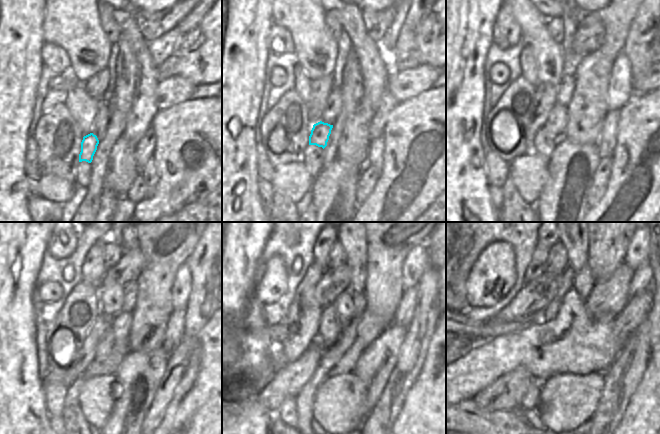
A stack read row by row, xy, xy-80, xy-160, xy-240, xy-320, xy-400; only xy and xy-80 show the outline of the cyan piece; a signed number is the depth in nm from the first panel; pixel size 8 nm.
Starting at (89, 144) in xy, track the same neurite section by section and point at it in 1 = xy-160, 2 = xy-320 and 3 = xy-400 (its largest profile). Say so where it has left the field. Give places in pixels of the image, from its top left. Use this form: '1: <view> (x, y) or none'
1: xy-160 (556, 123)
2: xy-320 (359, 301)
3: xy-400 (585, 281)

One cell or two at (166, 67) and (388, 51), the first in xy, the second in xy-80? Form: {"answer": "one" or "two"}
{"answer": "two"}

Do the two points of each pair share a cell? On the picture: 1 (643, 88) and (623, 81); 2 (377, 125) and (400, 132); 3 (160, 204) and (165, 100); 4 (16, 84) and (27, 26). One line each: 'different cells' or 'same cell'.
1: different cells
2: different cells
3: different cells
4: same cell

